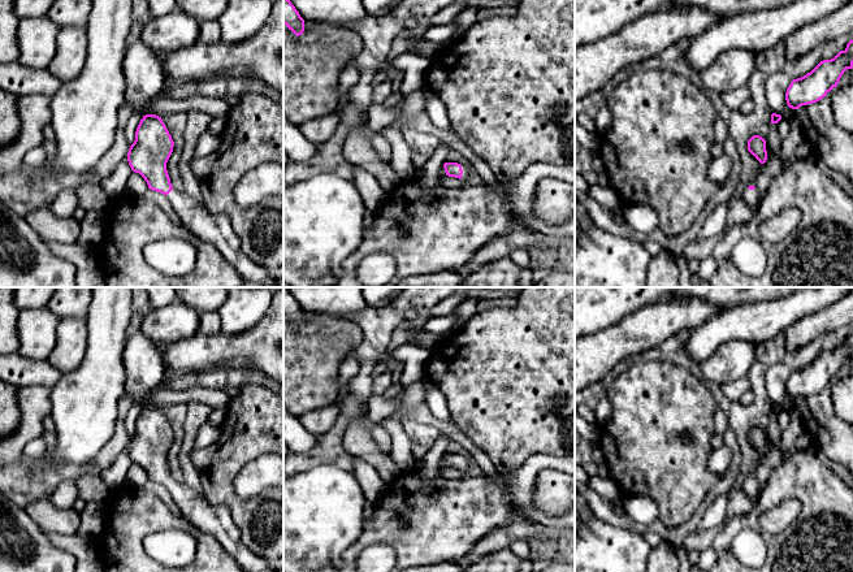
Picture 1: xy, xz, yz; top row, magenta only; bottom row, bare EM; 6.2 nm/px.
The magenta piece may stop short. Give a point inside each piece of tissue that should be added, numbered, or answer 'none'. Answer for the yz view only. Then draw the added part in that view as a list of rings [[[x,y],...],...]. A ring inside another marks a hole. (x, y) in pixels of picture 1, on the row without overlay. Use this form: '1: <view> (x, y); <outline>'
1: yz (752, 489); [[[745,480],[741,488],[750,499],[752,504],[758,503],[761,497],[761,484],[757,480],[754,481]]]

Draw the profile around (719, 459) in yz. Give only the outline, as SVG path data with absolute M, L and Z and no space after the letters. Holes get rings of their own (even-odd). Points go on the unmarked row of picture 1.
M720 446L710 454L709 458L709 469L713 473L723 474L732 459L732 452L727 446Z

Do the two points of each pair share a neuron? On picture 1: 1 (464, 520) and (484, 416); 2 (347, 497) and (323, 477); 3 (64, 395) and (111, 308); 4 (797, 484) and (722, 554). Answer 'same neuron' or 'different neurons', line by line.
1: different neurons
2: same neuron
3: same neuron
4: same neuron

